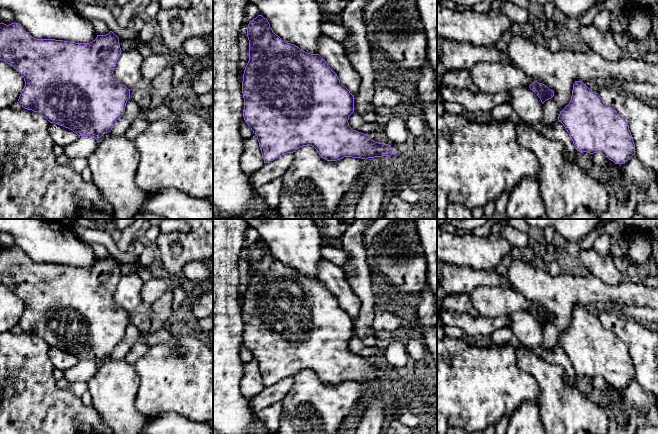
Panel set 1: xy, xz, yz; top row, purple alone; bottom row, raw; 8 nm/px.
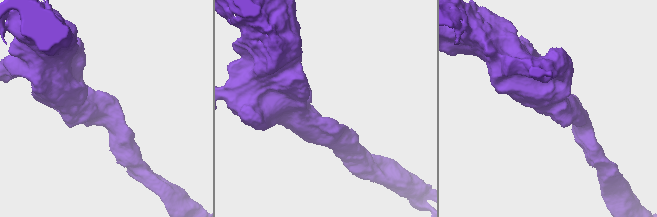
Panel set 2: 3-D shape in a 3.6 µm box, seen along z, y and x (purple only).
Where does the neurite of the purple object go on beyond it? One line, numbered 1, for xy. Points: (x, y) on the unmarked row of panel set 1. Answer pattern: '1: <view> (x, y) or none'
1: none

